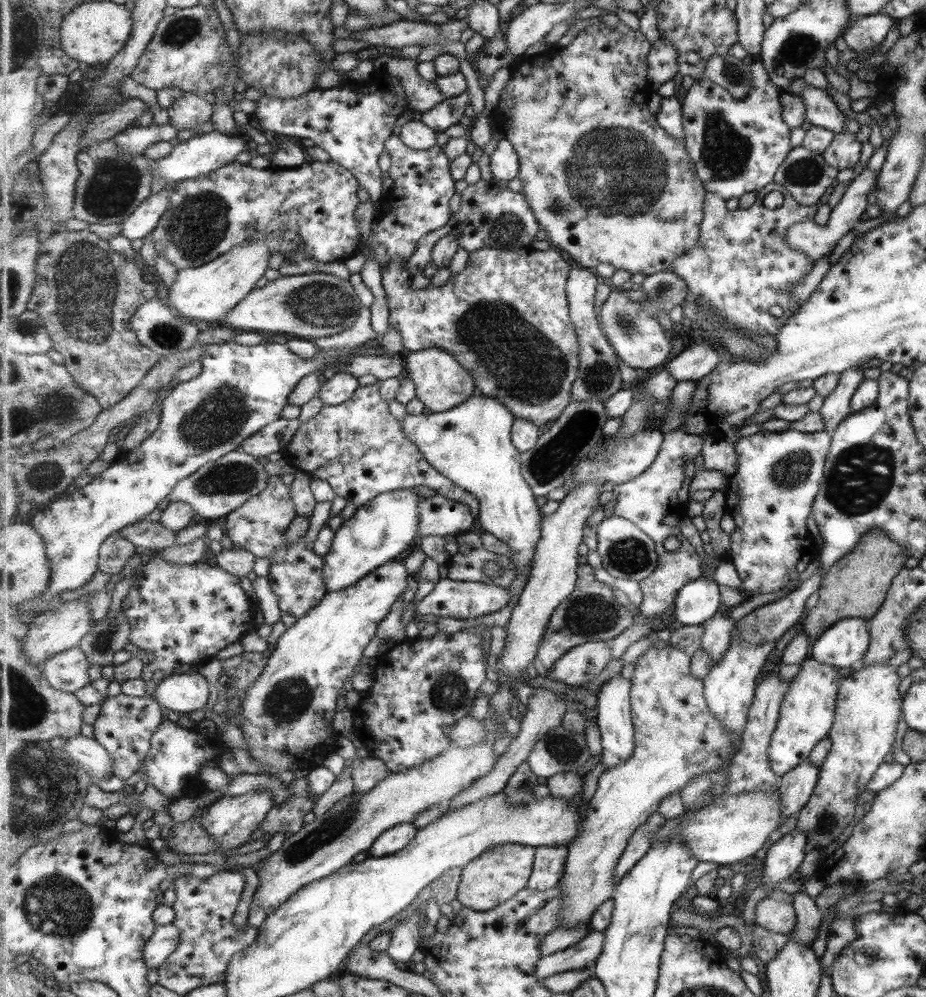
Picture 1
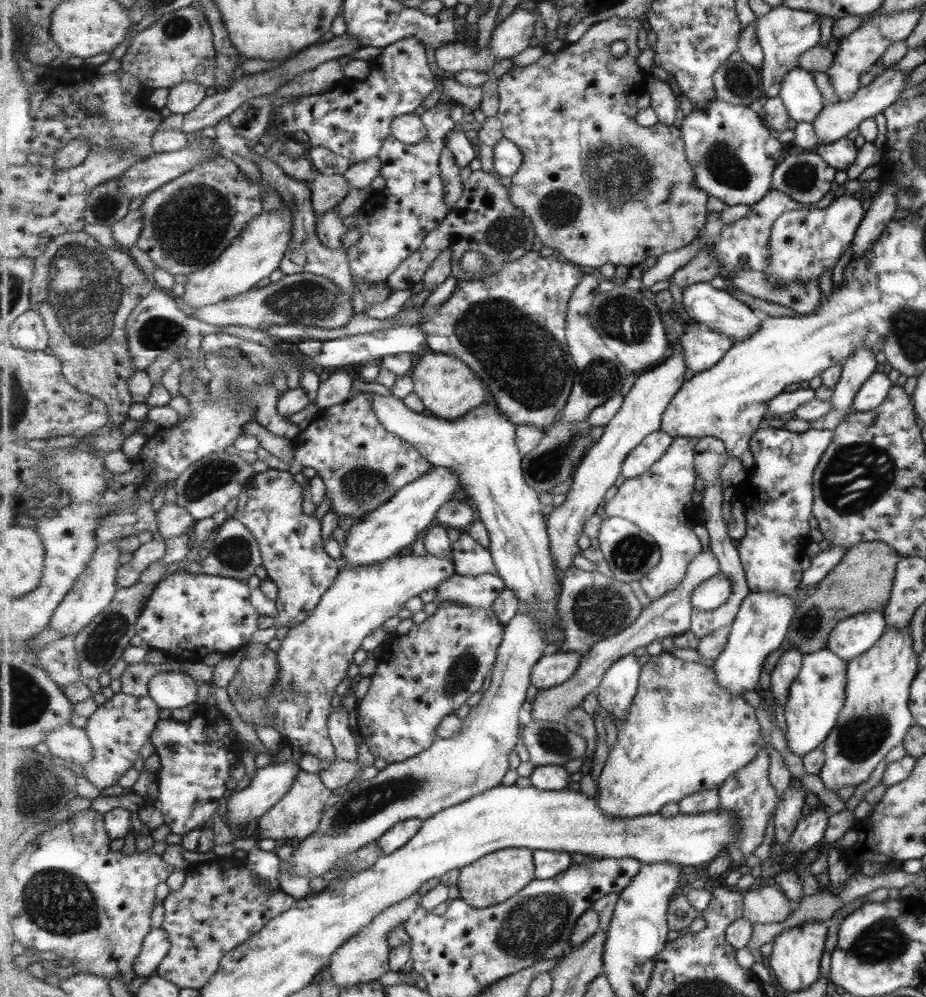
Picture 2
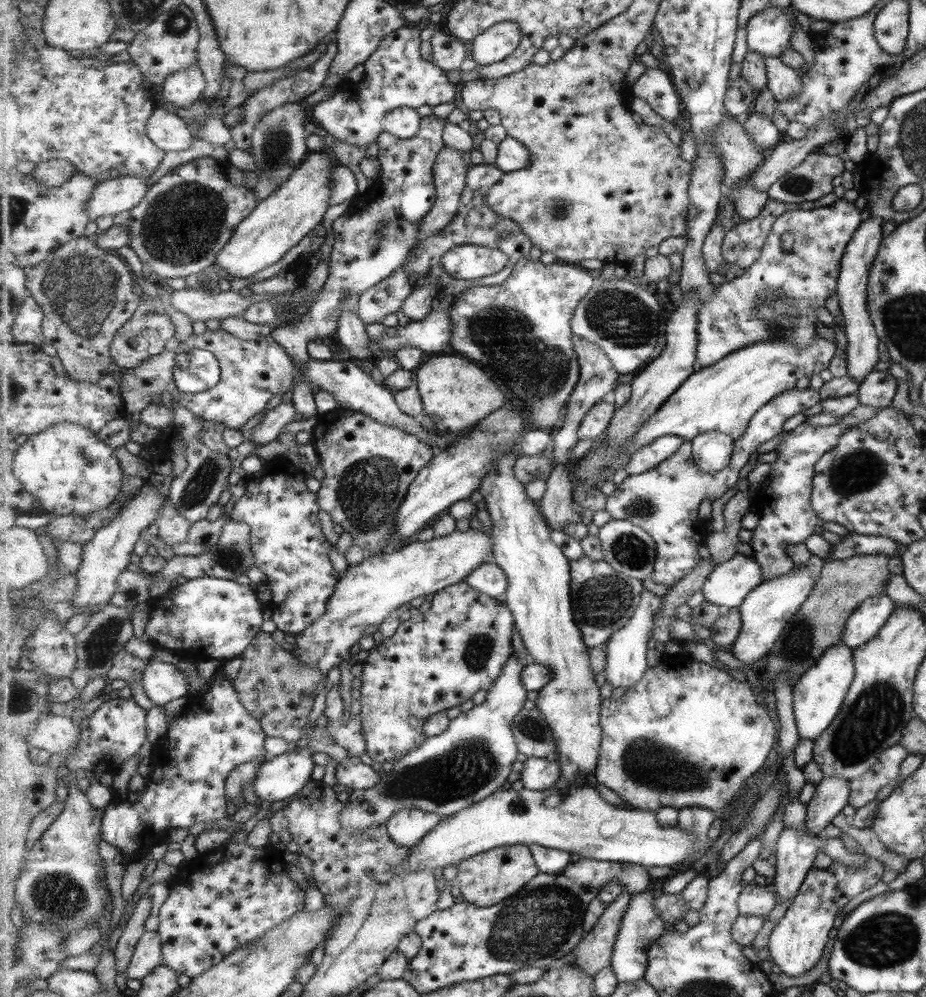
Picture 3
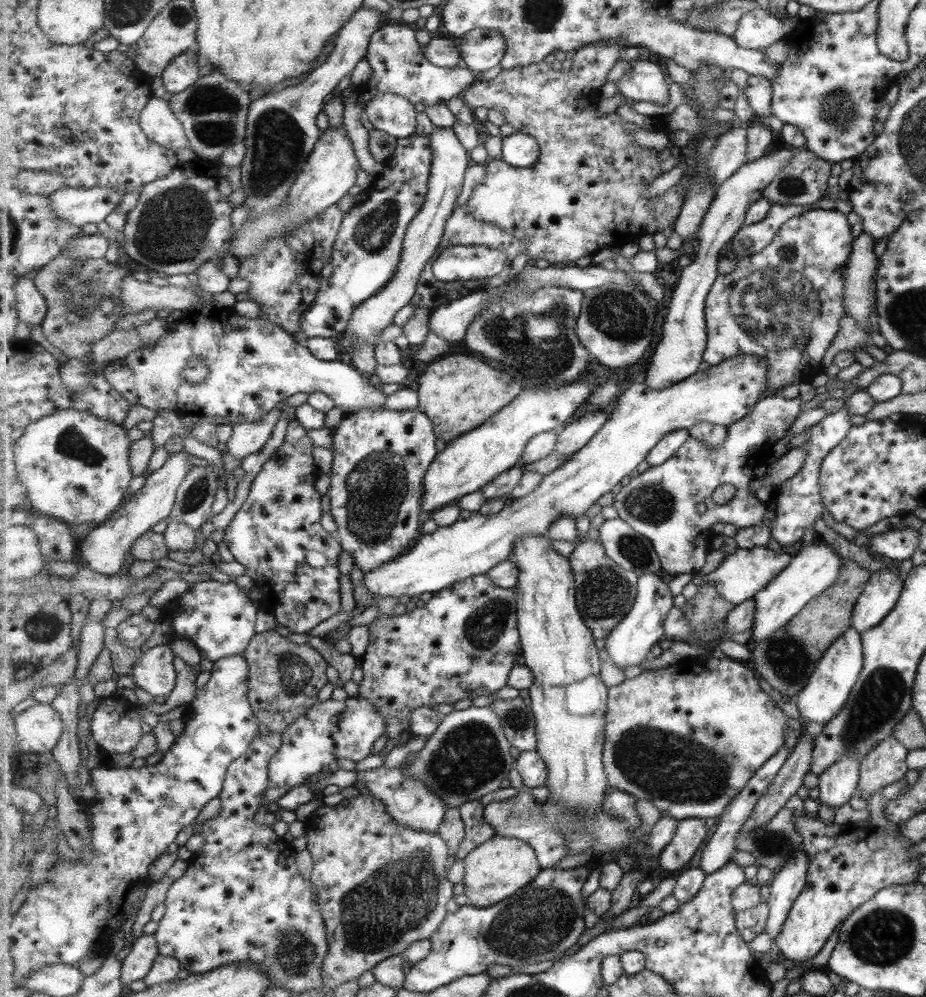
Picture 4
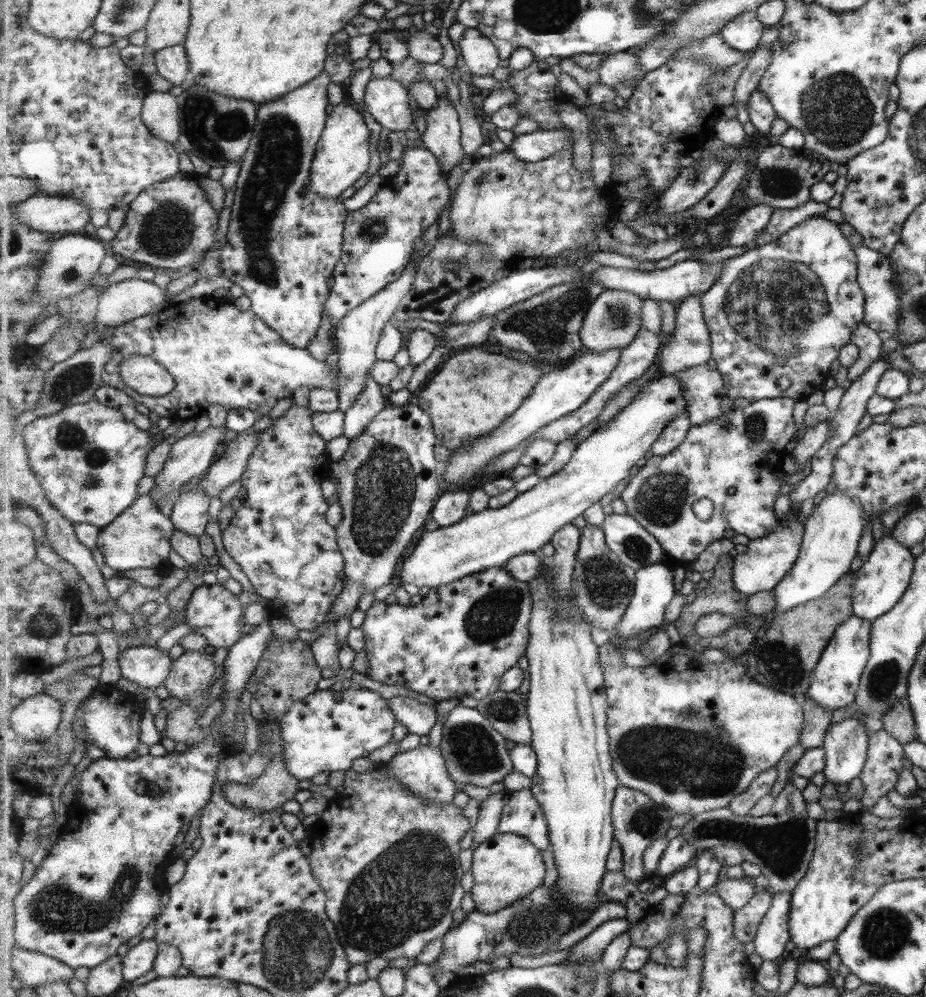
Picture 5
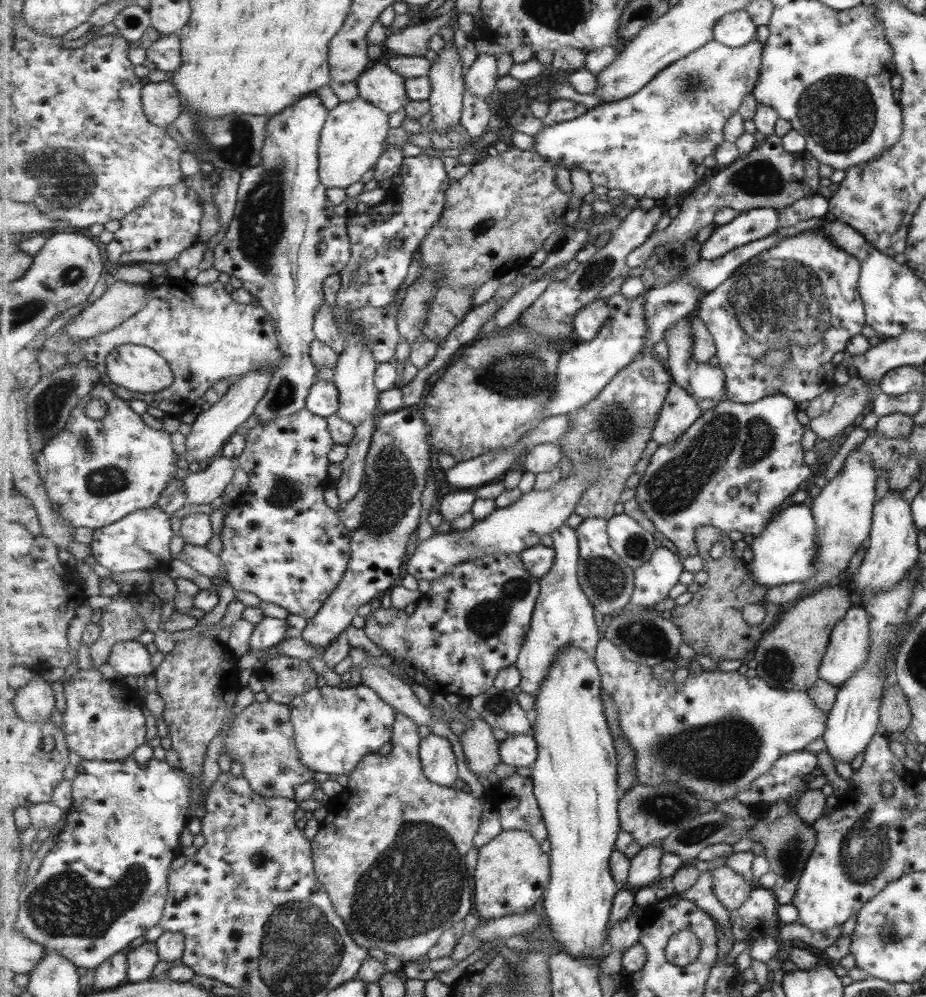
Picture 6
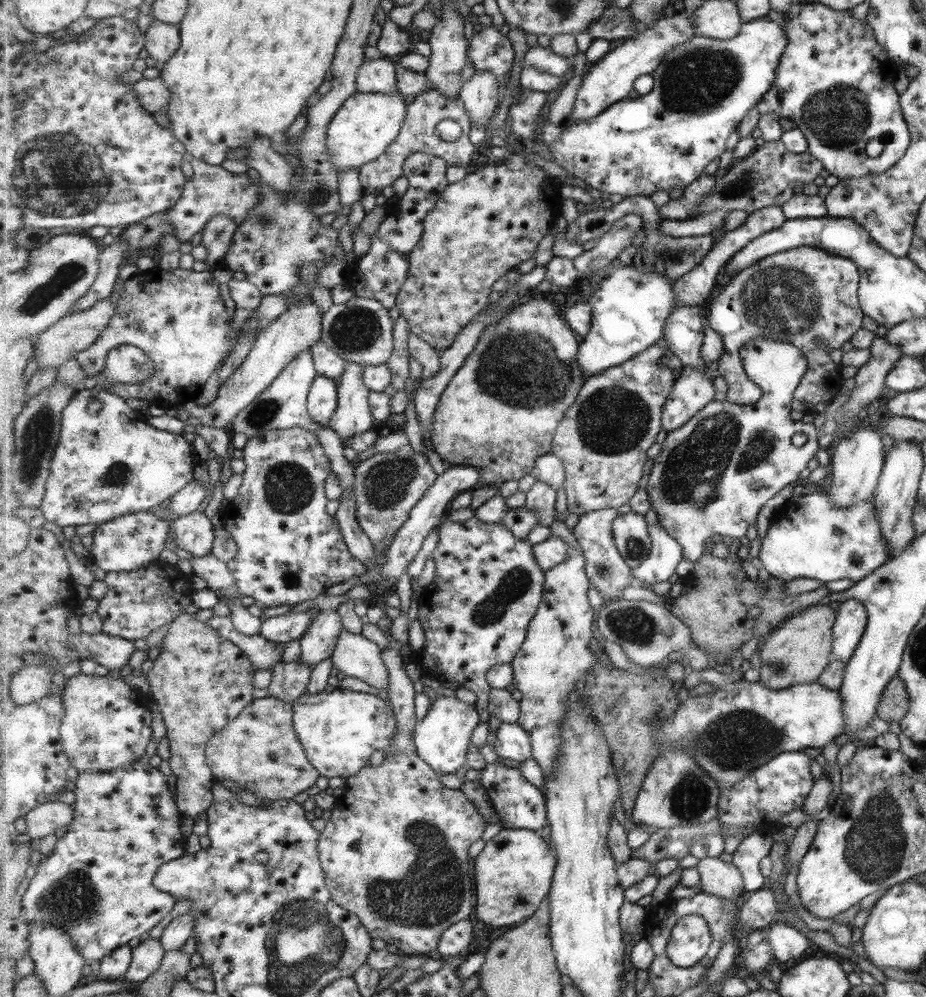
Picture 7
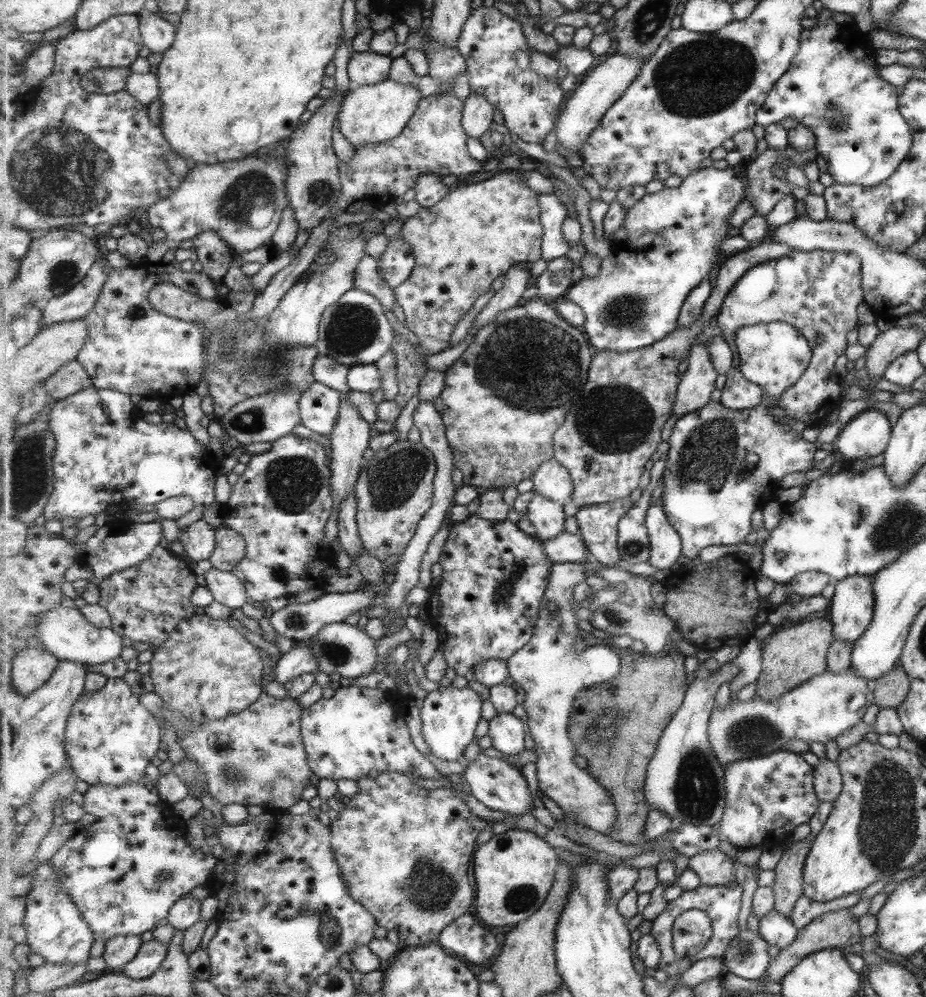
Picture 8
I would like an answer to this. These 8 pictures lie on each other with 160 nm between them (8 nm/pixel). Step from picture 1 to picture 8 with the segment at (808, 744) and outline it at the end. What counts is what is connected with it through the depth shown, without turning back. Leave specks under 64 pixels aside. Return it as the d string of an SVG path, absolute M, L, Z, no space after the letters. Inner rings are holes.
M872 575L848 576L834 582L829 607L832 636L841 642L855 643L872 623Z

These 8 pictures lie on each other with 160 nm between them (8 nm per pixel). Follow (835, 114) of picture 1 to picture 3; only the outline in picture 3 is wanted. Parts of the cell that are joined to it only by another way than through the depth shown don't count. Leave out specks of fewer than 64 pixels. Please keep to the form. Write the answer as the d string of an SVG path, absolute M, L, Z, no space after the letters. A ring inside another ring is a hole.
M779 57L765 58L770 80L769 87L778 102L799 96L804 89L803 78L791 66L784 64Z

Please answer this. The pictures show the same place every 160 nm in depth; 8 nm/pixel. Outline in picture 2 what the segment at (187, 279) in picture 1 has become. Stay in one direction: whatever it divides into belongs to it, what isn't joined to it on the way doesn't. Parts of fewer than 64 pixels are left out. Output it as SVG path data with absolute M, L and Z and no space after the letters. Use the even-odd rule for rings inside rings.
M284 202L284 208L280 210L269 212L265 210L264 214L260 214L249 223L249 226L233 241L220 259L199 272L193 272L187 276L188 281L184 286L182 300L194 308L203 308L255 289L261 280L269 279L269 276L280 268L281 259L292 241L293 225L294 214L288 202Z

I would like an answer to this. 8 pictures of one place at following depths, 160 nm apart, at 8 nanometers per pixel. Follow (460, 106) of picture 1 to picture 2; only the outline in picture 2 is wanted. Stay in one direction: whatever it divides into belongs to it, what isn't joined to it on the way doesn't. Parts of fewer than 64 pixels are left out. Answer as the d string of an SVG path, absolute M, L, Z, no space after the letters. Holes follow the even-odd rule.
M451 101L443 105L435 104L419 115L421 122L426 124L427 140L419 144L407 145L400 142L396 137L389 137L383 145L383 149L378 156L382 160L381 174L386 180L385 189L378 194L378 199L373 200L369 205L362 207L355 216L357 223L355 229L361 234L356 245L347 248L352 275L357 284L373 284L388 281L389 276L401 266L424 243L425 237L440 228L448 214L452 211L446 203L446 182L442 177L440 158L446 148L443 138L446 138L455 128L455 122L451 118L451 110L458 106L456 101Z

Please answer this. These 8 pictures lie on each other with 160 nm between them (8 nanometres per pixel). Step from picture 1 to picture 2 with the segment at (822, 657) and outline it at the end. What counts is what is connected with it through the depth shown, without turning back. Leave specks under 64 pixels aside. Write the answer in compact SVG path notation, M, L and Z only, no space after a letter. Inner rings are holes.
M882 611L861 613L841 620L828 634L825 647L847 664L871 648L884 631Z

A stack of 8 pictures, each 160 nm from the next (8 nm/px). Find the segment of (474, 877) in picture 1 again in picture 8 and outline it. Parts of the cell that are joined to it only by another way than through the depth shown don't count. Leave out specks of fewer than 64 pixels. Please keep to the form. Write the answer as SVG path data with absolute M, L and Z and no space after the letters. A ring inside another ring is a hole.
M511 828L494 835L474 853L475 915L491 927L517 925L527 920L548 899L556 879L557 866L558 849L535 832Z

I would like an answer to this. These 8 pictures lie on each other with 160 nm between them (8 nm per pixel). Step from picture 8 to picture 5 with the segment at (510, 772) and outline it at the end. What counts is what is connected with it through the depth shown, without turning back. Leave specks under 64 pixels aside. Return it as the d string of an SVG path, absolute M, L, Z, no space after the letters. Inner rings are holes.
M531 788L512 793L509 804L503 809L498 832L524 836L543 852L552 846L548 818Z

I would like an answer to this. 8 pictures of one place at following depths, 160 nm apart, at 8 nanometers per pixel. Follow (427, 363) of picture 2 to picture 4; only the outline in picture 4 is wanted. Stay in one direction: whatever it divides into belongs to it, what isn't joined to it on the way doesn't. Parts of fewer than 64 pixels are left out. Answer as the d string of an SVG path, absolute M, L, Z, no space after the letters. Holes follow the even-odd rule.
M459 353L430 363L418 382L418 409L429 416L436 435L447 444L485 424L523 390L521 382L507 378L503 371L491 367L484 359Z

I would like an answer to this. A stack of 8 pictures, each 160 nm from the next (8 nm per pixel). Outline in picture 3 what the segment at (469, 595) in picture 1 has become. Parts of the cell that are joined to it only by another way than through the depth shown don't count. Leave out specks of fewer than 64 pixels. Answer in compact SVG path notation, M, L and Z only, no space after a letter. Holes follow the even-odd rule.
M494 562L479 565L463 581L475 590L493 598L504 598L509 586L506 572Z

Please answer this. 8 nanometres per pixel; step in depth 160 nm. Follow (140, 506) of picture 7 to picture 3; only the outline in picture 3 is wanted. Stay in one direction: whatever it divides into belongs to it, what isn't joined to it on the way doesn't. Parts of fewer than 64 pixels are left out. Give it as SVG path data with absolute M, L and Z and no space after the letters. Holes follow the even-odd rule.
M64 422L48 428L41 434L20 440L14 462L14 474L23 484L25 492L37 496L41 500L42 511L54 516L83 516L103 510L117 500L121 490L123 469L115 456L115 449L110 448L97 437L97 432L83 428L78 424Z

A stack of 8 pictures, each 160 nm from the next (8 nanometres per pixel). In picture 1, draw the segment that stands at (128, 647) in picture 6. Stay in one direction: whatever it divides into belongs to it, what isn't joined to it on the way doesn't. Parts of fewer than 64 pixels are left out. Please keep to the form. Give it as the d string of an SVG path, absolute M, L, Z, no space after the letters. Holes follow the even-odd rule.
M197 671L177 673L163 680L157 689L156 698L165 710L183 715L205 708L212 687L207 678Z

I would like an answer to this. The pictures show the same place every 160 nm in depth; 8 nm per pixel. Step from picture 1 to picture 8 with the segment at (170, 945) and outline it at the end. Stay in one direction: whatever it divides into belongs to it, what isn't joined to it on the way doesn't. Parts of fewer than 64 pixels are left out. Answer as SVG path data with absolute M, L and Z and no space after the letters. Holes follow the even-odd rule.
M152 938L141 945L139 954L124 969L123 973L134 980L145 980L153 977L167 960L169 944Z

